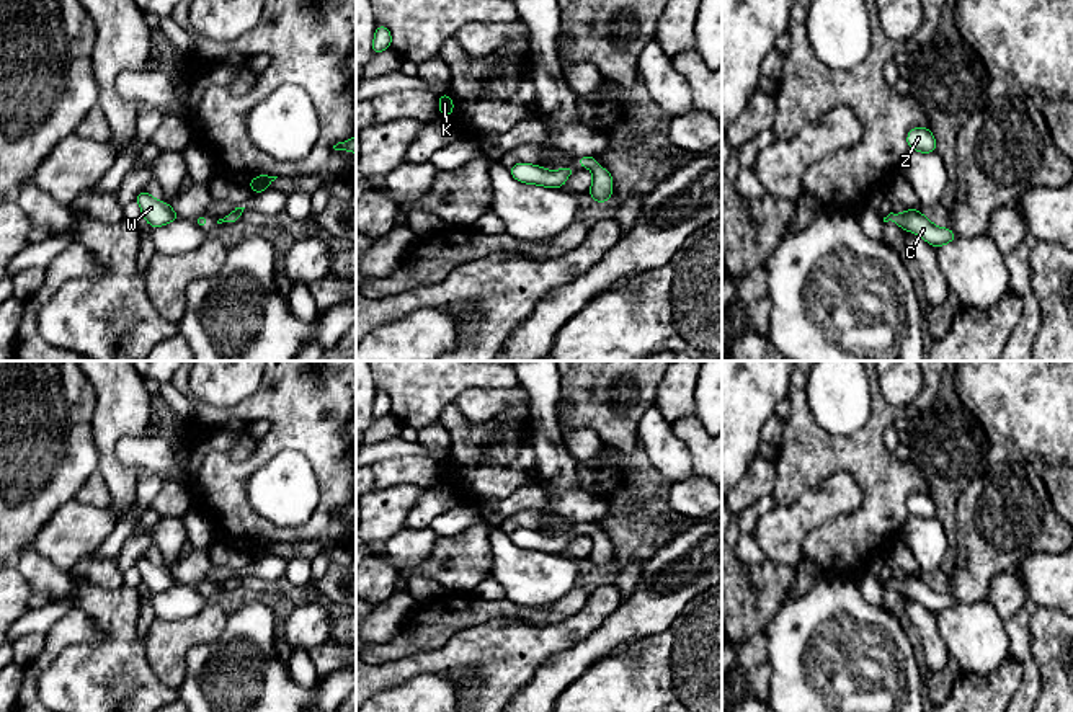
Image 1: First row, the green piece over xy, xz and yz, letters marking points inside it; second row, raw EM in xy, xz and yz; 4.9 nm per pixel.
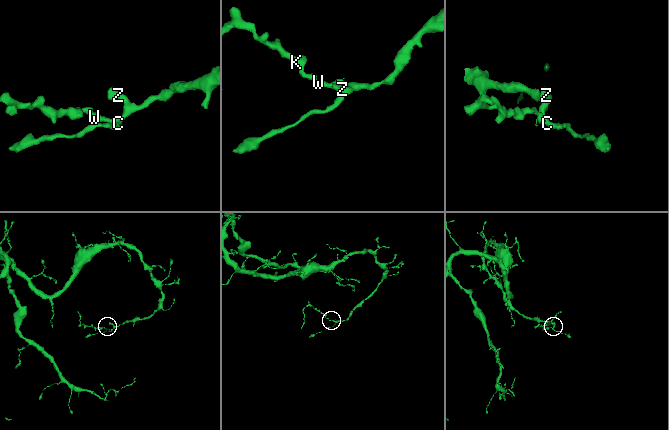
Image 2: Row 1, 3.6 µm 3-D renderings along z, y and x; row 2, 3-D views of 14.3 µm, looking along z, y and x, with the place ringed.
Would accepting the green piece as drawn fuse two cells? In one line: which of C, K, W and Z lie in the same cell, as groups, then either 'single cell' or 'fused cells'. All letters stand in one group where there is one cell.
C K W Z; single cell

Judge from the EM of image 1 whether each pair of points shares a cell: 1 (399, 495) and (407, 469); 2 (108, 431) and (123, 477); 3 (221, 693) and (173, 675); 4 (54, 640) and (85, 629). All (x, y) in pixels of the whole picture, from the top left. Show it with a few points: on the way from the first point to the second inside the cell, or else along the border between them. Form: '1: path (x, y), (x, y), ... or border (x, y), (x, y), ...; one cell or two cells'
1: border (374, 487), (415, 484), (425, 489); two cells
2: path (108, 443), (108, 462), (111, 466); one cell
3: border (203, 644), (188, 652), (185, 678), (177, 689); two cells
4: path (62, 634), (77, 629); one cell

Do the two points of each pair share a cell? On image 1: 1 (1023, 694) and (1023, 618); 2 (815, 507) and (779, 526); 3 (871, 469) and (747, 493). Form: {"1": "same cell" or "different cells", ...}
{"1": "same cell", "2": "same cell", "3": "different cells"}

